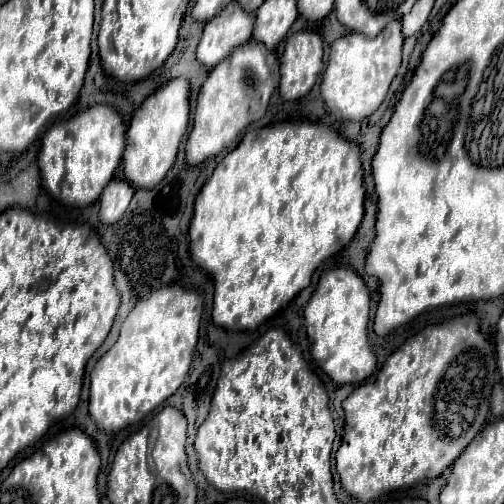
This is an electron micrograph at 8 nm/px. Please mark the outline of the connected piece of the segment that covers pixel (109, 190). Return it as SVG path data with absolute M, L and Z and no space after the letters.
M111 180L99 198L101 222L105 224L117 222L127 210L133 194L135 194L135 186L131 186L127 180Z

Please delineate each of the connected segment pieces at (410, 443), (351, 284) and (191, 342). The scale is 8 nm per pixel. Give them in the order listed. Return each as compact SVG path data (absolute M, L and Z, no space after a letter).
M463 314L447 322L429 325L403 342L385 360L377 376L355 388L343 402L345 434L335 454L343 488L353 498L369 502L381 492L437 478L481 432L489 412L495 370L495 348L481 334L473 314Z
M337 268L331 274L323 274L313 292L309 304L305 306L305 322L307 322L307 336L311 340L311 354L321 370L335 382L335 384L361 384L365 382L377 368L377 358L369 346L367 328L369 328L369 286L353 268Z
M169 284L163 288L153 290L149 296L145 296L137 306L131 310L129 318L121 326L121 334L115 342L115 346L95 364L91 372L91 398L89 398L89 414L93 416L99 430L105 432L117 432L133 422L137 422L137 416L145 416L153 412L157 406L161 406L169 396L177 392L177 388L183 384L193 352L199 338L199 322L203 312L203 296L193 290L179 284Z

